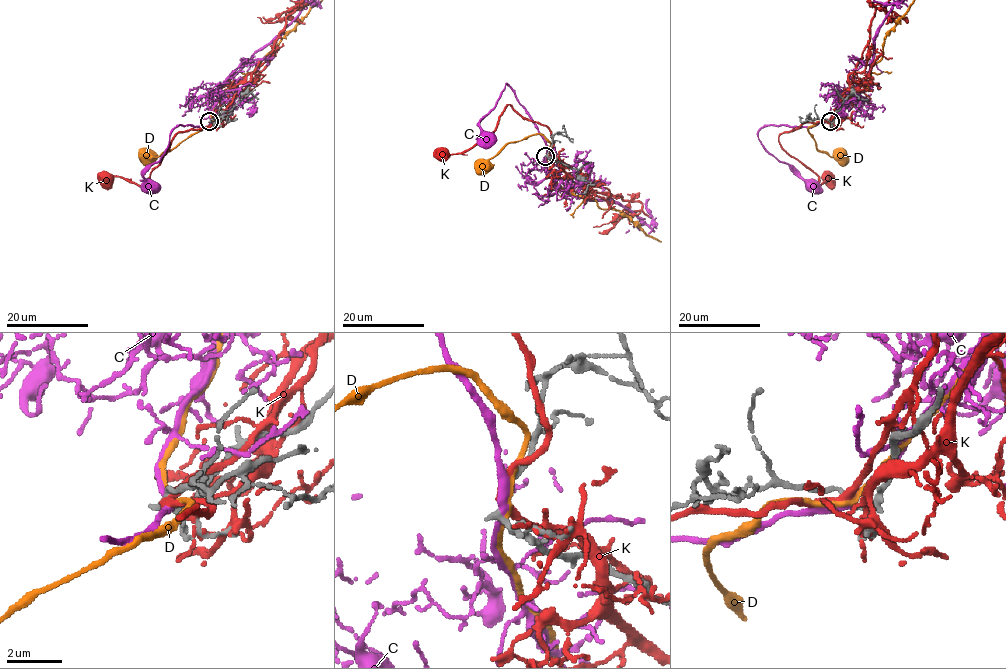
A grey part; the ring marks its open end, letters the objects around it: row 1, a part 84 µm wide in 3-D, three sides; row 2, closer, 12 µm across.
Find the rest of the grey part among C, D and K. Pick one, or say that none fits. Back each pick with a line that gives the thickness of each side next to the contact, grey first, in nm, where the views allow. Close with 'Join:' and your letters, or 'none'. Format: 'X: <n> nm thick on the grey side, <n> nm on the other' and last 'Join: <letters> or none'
Join: none

